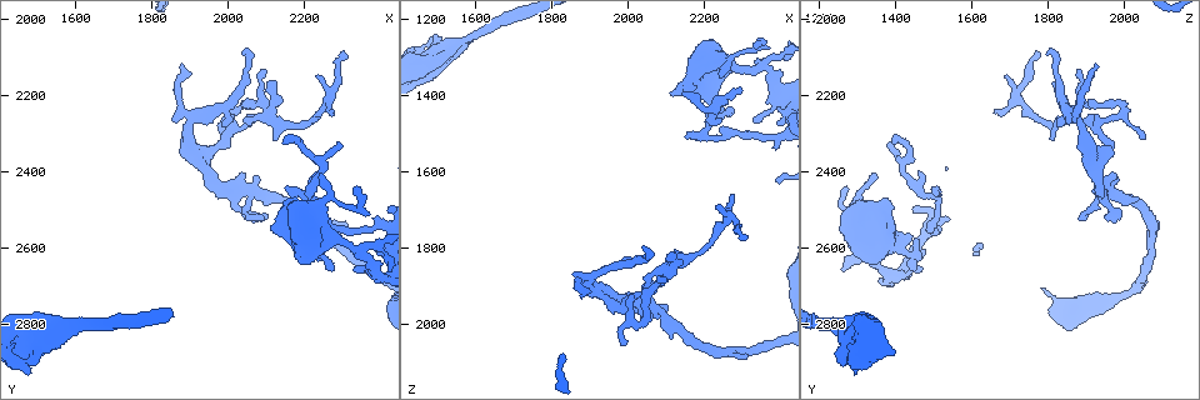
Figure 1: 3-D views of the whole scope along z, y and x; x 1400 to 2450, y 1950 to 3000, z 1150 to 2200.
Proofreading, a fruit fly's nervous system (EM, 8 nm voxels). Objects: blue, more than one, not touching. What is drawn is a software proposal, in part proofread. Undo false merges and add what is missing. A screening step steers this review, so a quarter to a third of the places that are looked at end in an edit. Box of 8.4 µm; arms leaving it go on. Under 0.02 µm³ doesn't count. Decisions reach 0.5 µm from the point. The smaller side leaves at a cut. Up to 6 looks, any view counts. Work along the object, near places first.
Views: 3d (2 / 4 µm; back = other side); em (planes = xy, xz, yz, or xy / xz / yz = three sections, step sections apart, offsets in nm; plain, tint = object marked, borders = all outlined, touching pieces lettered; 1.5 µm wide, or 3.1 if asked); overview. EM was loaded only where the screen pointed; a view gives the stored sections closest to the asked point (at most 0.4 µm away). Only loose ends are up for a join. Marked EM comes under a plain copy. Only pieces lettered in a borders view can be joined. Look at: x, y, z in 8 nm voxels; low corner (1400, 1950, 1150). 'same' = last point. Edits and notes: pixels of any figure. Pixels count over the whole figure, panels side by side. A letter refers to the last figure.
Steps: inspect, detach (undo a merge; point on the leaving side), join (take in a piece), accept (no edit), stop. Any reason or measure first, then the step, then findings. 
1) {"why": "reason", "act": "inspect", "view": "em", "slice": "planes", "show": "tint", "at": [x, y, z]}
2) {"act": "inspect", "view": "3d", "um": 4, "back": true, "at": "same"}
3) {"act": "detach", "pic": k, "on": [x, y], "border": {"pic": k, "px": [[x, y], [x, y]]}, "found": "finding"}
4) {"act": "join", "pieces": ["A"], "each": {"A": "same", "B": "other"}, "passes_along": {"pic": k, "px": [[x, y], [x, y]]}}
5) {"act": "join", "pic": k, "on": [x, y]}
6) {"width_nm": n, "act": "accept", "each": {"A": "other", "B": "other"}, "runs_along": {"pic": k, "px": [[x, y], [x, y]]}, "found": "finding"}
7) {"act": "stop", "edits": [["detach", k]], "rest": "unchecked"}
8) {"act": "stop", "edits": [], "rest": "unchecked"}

{"why": "thick turns thin", "act": "inspect", "view": "em", "slice": "xz", "step": 8, "show": "borders", "at": [2250, 2480, 1310]}

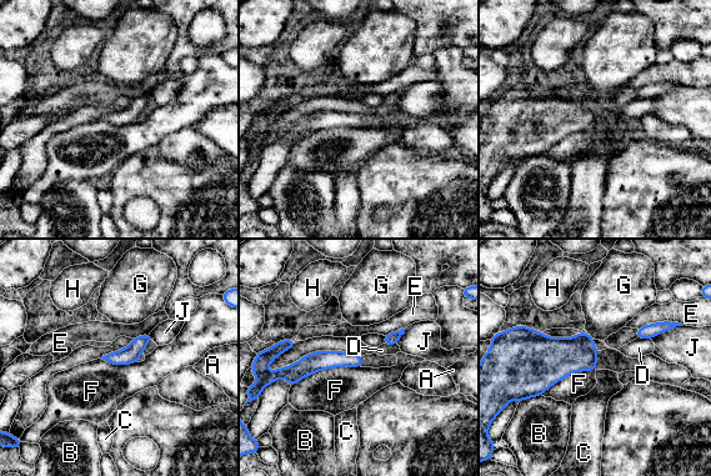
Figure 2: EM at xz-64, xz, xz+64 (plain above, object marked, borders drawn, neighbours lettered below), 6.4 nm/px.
{"why": "cut it another way", "act": "inspect", "view": "em", "slice": "planes", "show": "borders", "at": "same"}

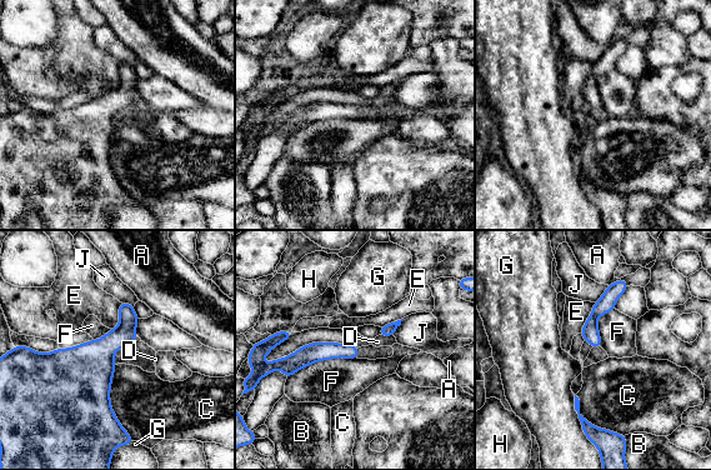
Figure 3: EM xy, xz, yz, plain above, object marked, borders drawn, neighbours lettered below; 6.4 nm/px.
{"width_nm": 110, "act": "accept", "each": {"A": "other", "B": "other", "C": "other", "D": "other", "E": "other", "F": "other", "G": "other", "H": "other", "J": "other"}, "runs_along": {"pic": 3, "px": [[355, 350], [321, 350], [274, 364]]}, "found": "one cell here"}

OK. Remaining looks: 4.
{"why": "tapers out", "act": "inspect", "view": "em", "slice": "xz", "step": 4, "show": "tint", "at": [2310, 2085, 1765]}

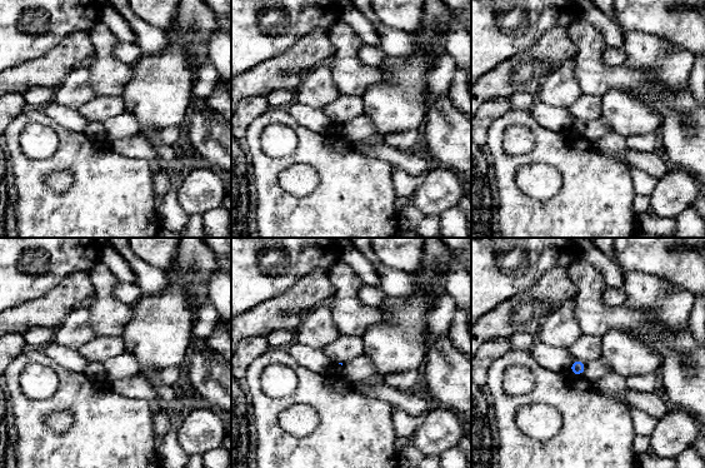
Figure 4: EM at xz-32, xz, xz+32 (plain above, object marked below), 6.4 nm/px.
{"act": "inspect", "view": "em", "slice": "planes", "show": "borders", "at": "same"}

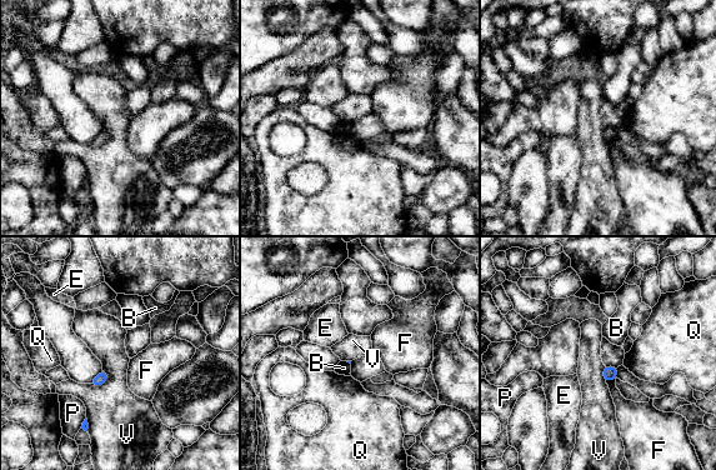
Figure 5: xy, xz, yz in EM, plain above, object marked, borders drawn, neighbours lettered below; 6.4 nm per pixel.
{"act": "accept", "each": {"B": "other", "E": "other", "F": "other", "P": "other", "Q": "other", "V": "other"}, "border": {"pic": 5, "px": [[108, 373], [104, 383], [89, 384]]}, "found": "none of them fits"}

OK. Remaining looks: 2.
{"why": "branch point", "act": "inspect", "view": "em", "slice": "yz", "step": 4, "show": "borders", "at": [1505, 2845, 1300]}

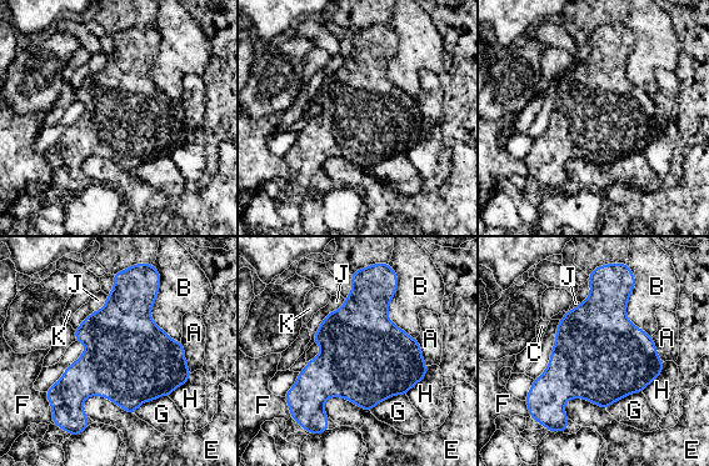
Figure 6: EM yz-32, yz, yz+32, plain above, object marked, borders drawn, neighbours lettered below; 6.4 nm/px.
{"longest_contact_nm": ["J", 420], "act": "accept", "each": {"A": "other", "B": "other", "C": "other", "E": "other", "F": "other", "G": "other", "H": "other", "J": "other", "K": "other"}, "border": {"pic": 6, "px": [[427, 366], [427, 374], [405, 394]]}, "found": "continuous, no second cell"}

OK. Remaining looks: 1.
{"act": "stop", "edits": [], "rest": "unchecked"}

